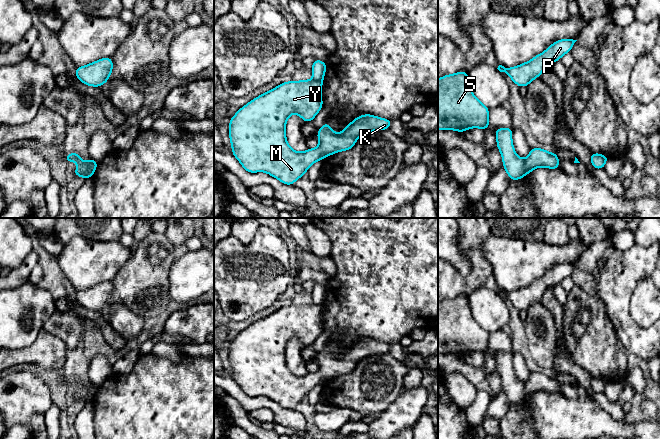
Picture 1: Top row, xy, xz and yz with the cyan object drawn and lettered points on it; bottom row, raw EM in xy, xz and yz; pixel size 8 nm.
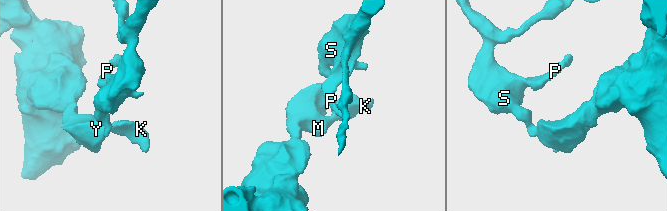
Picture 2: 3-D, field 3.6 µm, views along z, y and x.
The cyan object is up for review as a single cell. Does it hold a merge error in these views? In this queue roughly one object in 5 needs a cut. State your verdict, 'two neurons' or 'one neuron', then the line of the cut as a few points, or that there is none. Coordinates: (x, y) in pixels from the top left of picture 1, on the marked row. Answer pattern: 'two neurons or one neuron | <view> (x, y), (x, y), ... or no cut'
two neurons | yz (523, 159), (523, 170), (525, 173)

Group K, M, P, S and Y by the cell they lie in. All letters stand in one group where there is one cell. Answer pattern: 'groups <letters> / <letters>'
groups K M Y / P S

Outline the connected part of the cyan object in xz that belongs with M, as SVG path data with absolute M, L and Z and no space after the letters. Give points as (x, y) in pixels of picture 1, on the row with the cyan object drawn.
M315 79L284 82L251 100L236 112L229 121L229 138L232 154L245 171L266 172L283 184L293 185L313 163L337 152L352 149L357 139L364 134L390 128L392 120L371 114L355 118L341 133L335 133L329 123L325 122L317 131L319 145L316 148L308 148L304 152L294 151L286 140L287 119L292 114L298 114L305 123L311 122L323 107L322 86L322 81Z

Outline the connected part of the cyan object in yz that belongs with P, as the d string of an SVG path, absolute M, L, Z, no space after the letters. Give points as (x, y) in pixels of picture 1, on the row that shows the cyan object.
M560 39L550 45L543 53L536 55L528 62L519 66L505 68L498 66L500 72L505 72L519 87L527 87L530 82L539 77L543 70L550 64L560 60L563 55L569 53L577 40Z

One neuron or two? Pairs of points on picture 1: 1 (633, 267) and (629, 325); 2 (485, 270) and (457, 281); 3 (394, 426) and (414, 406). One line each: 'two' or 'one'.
1: one
2: one
3: one

